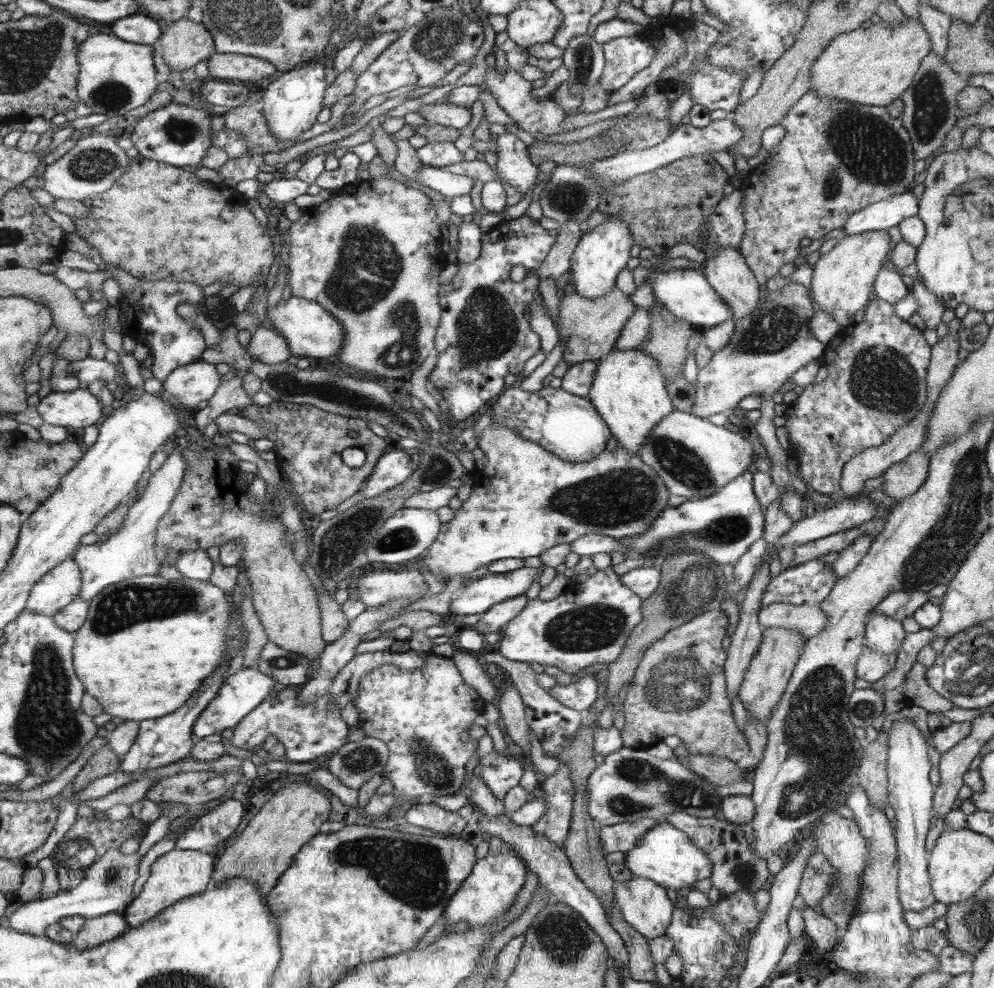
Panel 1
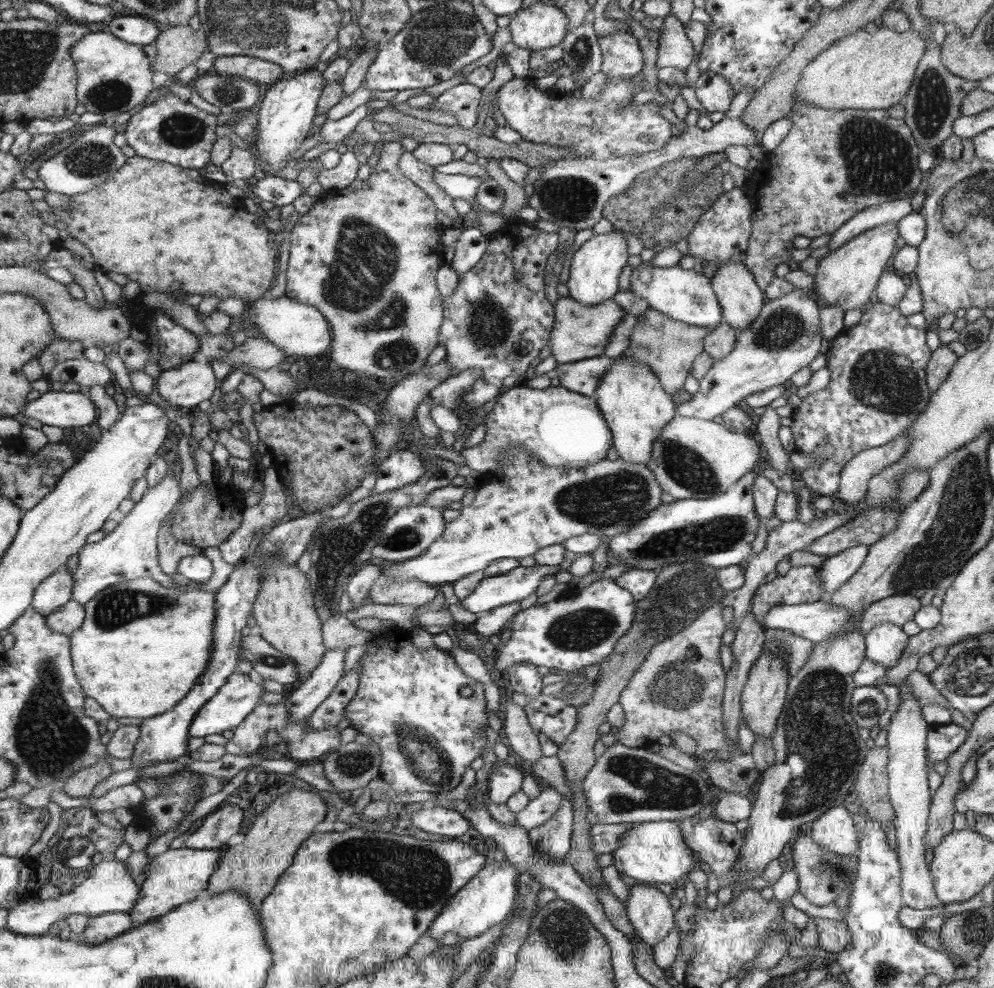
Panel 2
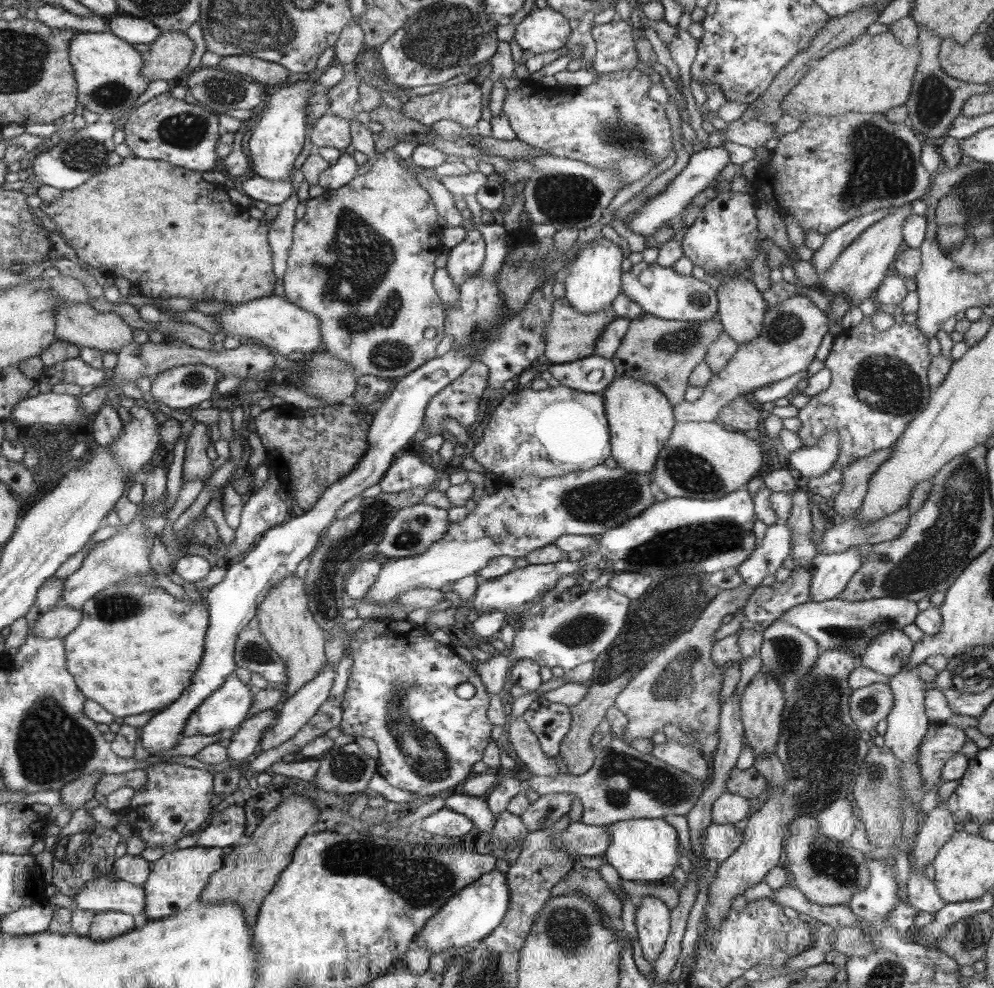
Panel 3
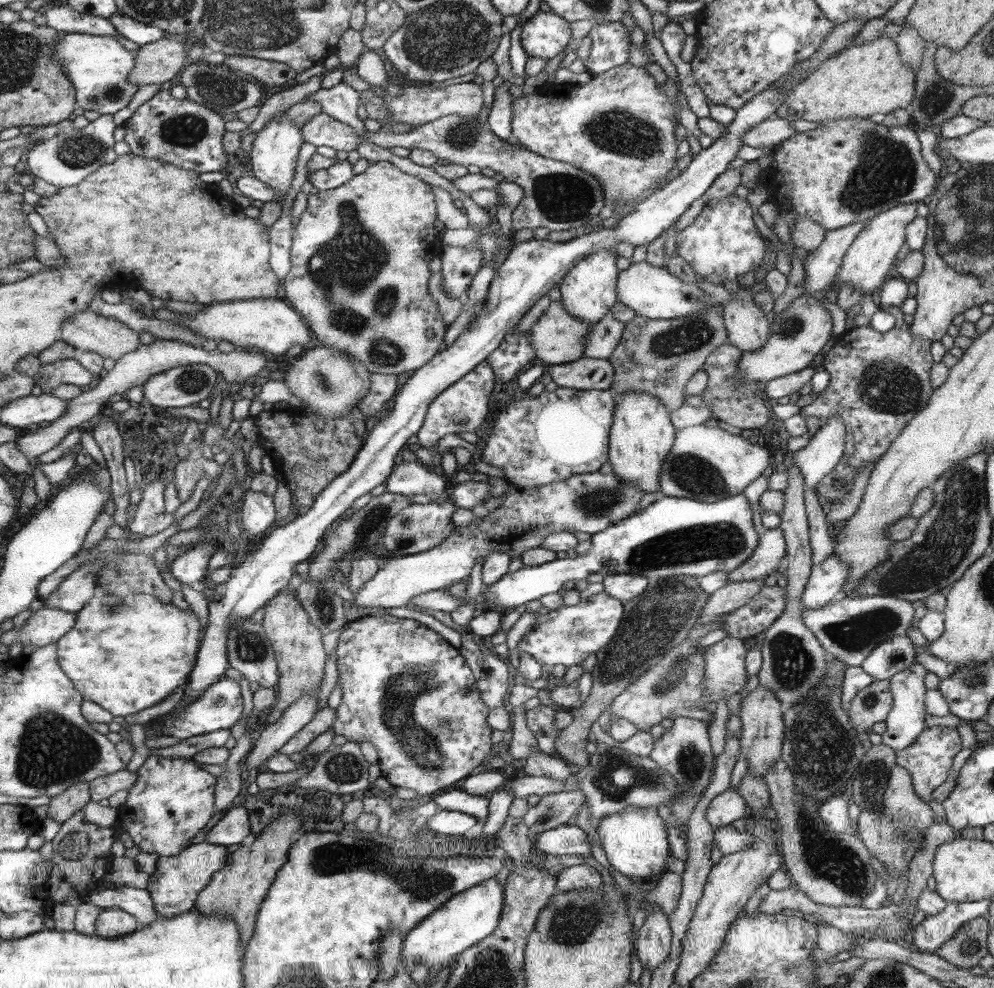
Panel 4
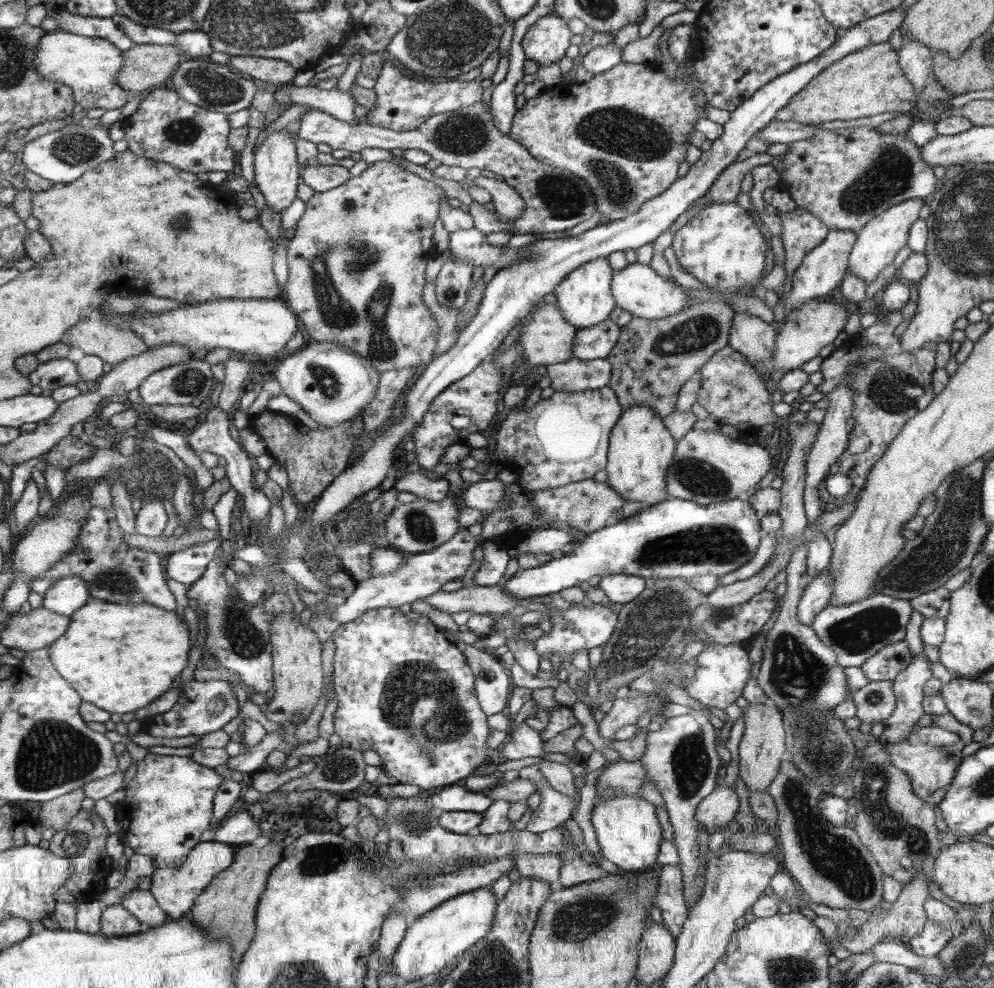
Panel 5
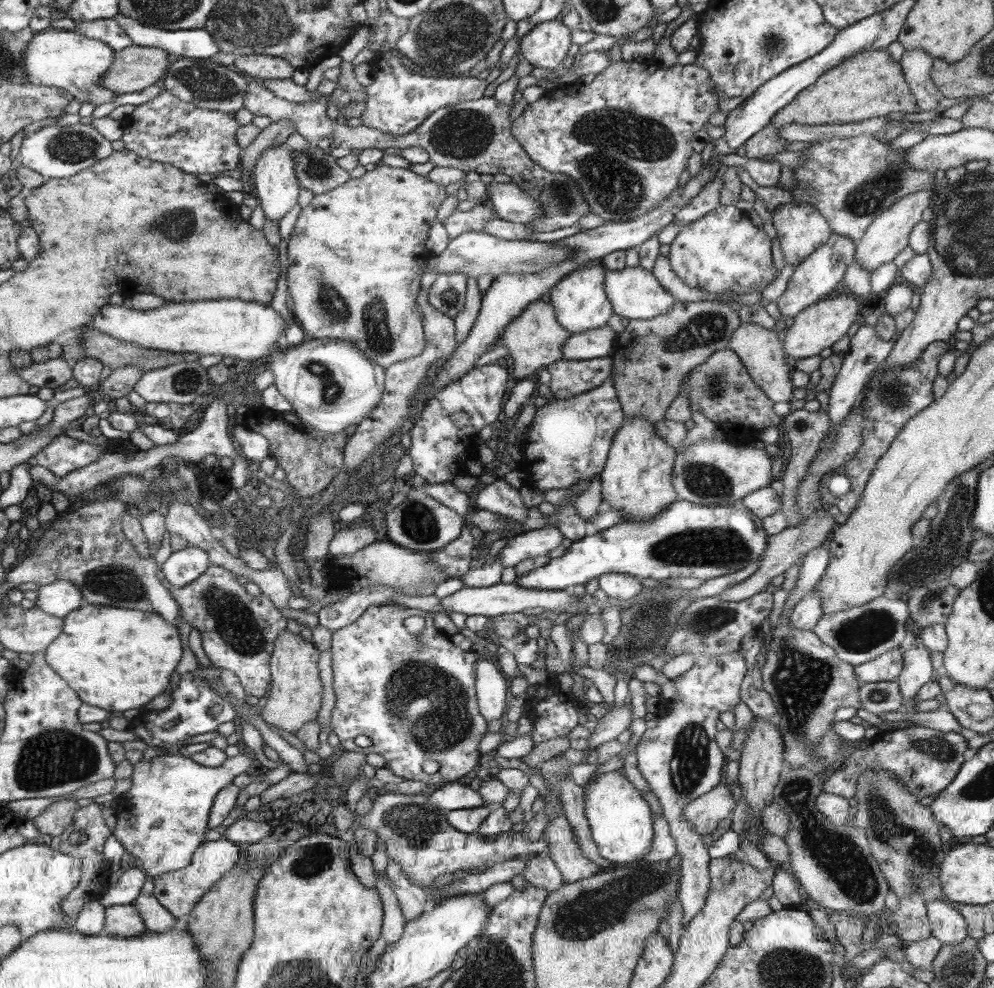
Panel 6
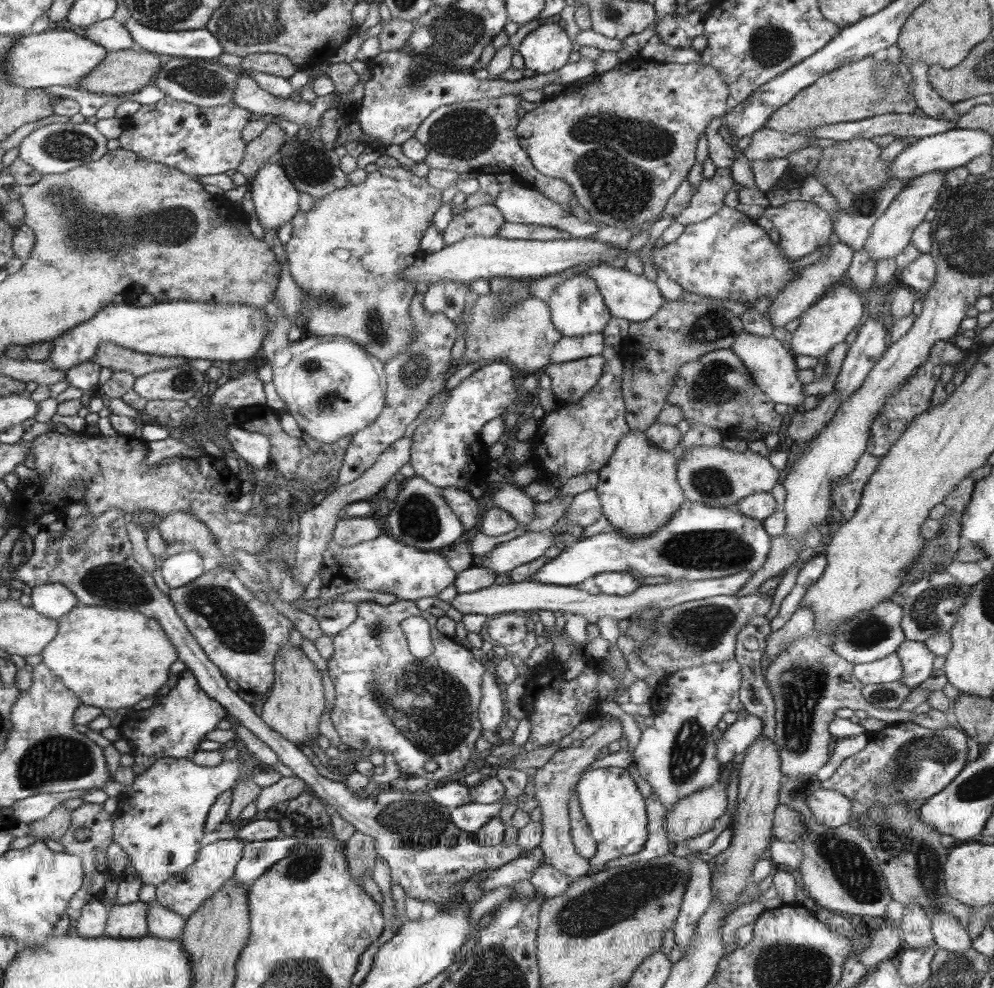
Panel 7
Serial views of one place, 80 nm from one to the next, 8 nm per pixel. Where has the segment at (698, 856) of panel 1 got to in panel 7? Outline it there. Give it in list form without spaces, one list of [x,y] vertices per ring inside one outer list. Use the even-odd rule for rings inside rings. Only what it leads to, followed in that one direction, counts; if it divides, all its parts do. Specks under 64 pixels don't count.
[[[608,766],[589,769],[581,774],[581,781],[575,790],[582,814],[597,842],[596,854],[589,859],[590,874],[602,872],[609,860],[632,856],[645,848],[649,838],[648,811],[645,798],[631,778],[628,768]]]

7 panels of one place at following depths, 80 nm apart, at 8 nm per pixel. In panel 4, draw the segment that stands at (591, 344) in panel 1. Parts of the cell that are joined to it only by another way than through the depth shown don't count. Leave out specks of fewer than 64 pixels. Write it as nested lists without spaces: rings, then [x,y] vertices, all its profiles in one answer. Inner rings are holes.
[[[562,300],[551,302],[548,309],[531,327],[530,344],[533,346],[535,358],[544,366],[555,364],[566,364],[577,361],[583,357],[585,350],[585,338],[589,333],[590,327],[596,322],[582,322],[574,318],[566,311]]]

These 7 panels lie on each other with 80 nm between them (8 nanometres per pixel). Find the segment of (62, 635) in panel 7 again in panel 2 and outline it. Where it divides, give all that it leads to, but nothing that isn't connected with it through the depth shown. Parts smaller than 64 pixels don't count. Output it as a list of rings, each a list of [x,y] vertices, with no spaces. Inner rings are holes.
[[[136,578],[104,588],[83,605],[85,606],[85,621],[79,630],[70,635],[73,670],[80,679],[81,687],[86,694],[101,704],[102,708],[115,719],[122,717],[147,719],[172,710],[197,684],[197,678],[205,672],[206,665],[209,664],[211,654],[214,652],[214,629],[217,616],[215,592],[193,589],[193,584],[168,588],[150,578]]]

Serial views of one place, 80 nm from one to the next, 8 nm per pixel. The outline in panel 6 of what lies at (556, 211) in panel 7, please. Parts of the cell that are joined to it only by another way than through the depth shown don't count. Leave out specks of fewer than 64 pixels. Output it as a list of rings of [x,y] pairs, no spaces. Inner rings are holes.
[[[492,181],[488,187],[492,206],[497,210],[497,217],[508,222],[529,224],[535,218],[541,218],[543,210],[533,200],[528,192],[523,191],[517,184]]]

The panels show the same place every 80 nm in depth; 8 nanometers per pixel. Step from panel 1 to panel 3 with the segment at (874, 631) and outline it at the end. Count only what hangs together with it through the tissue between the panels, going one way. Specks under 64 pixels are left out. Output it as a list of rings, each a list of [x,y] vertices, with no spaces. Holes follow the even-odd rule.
[[[886,631],[870,641],[859,661],[862,666],[889,678],[905,668],[913,647],[914,642],[904,632]]]

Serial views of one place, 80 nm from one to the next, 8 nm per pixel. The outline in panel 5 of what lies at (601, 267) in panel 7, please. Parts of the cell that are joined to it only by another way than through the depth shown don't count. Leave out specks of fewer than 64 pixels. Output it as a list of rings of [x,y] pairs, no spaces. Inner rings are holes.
[[[633,263],[613,274],[612,293],[617,307],[628,311],[634,317],[648,318],[650,320],[666,318],[684,310],[686,306],[694,304],[697,300],[684,293],[683,286],[673,283],[658,275],[650,265]]]

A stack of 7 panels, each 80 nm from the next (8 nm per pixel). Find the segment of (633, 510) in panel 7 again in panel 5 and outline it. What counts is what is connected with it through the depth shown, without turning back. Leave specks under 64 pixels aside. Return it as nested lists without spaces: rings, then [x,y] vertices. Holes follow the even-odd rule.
[[[647,404],[624,408],[609,438],[607,482],[626,500],[640,502],[642,509],[654,507],[669,497],[668,470],[676,456],[677,441],[665,426],[664,418]]]

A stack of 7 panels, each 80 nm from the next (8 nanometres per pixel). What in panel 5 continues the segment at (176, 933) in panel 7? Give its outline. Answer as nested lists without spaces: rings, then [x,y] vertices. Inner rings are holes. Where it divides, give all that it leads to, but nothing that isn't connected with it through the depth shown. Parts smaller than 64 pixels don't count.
[[[137,888],[120,897],[123,899],[119,903],[149,928],[165,925],[170,920],[149,890]]]

